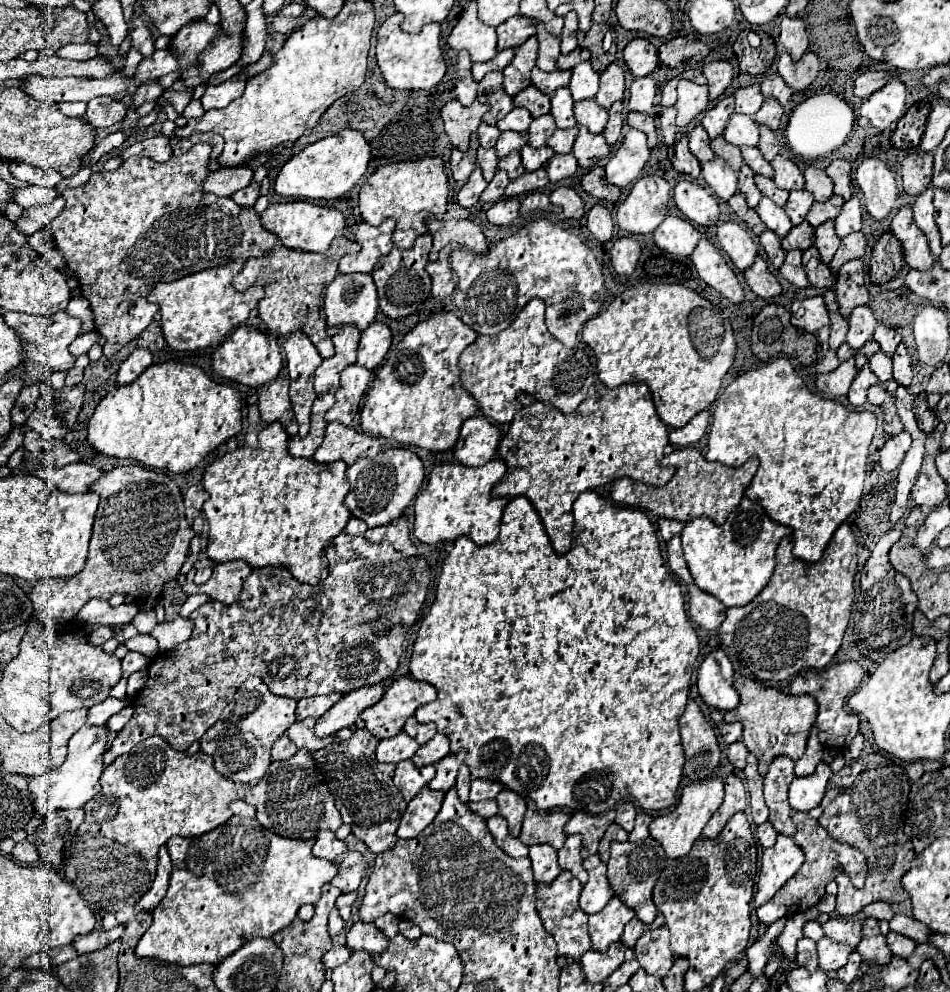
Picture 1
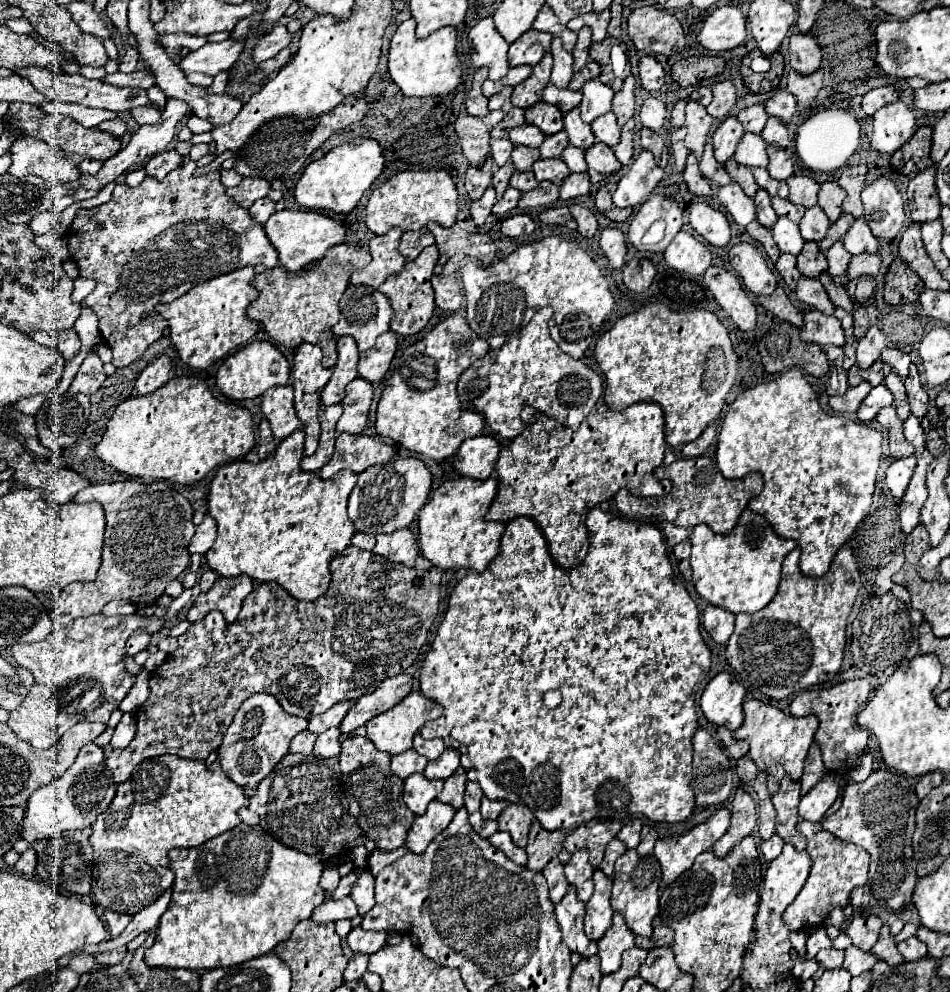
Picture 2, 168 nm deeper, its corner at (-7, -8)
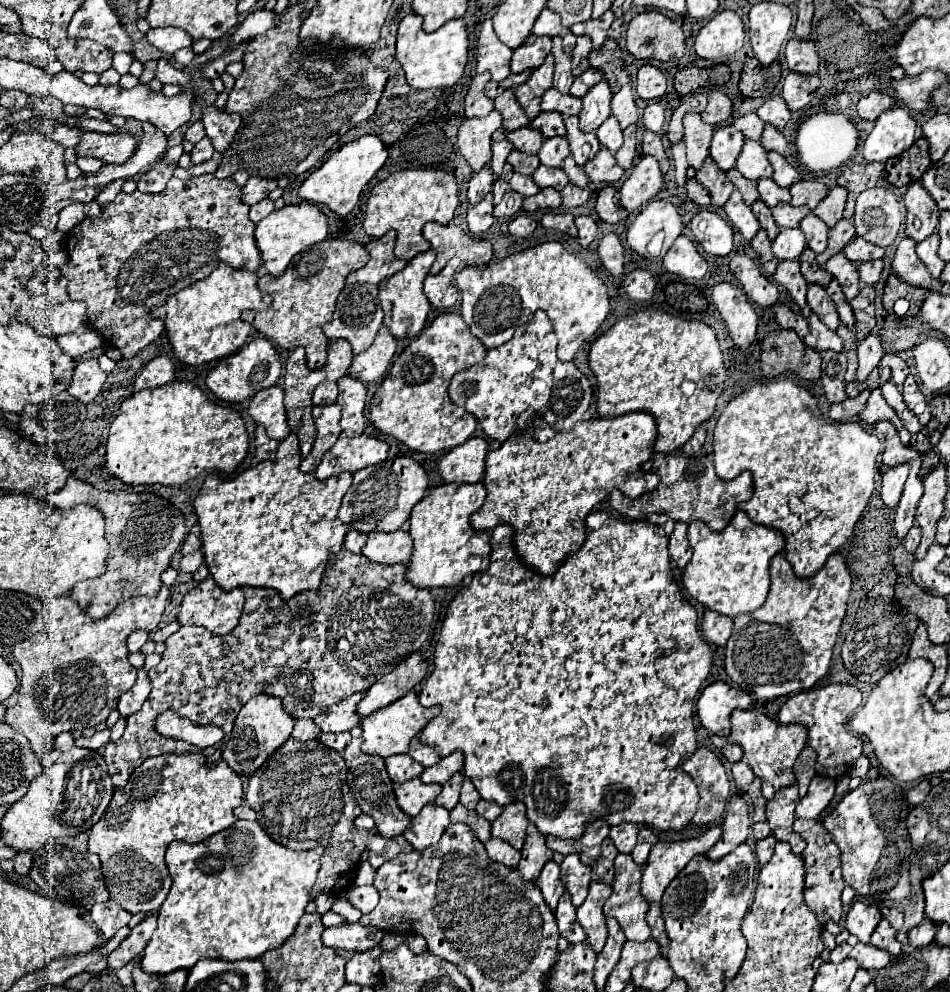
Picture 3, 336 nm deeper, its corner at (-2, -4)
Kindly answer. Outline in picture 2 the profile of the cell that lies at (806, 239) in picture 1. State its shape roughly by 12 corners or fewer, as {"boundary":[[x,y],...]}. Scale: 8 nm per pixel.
{"boundary":[[804,243],[798,271],[804,277],[820,277],[828,269],[818,245]]}

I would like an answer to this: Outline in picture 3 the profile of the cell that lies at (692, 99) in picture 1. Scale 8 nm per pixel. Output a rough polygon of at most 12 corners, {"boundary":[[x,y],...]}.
{"boundary":[[699,113],[683,117],[687,161],[699,169],[709,155],[715,127]]}

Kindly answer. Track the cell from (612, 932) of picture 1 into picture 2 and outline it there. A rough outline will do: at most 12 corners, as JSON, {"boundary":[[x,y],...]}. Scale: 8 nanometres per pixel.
{"boundary":[[614,913],[612,929],[598,941],[602,973],[622,965],[634,947],[634,933]]}

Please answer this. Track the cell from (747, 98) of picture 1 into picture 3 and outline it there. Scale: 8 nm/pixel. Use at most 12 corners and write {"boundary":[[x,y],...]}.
{"boundary":[[757,113],[733,119],[733,127],[749,139],[759,139],[763,121]]}

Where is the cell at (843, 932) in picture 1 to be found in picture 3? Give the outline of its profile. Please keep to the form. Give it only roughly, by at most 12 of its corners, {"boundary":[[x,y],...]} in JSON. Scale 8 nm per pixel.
{"boundary":[[855,901],[845,929],[861,943],[869,937],[881,913],[875,903]]}

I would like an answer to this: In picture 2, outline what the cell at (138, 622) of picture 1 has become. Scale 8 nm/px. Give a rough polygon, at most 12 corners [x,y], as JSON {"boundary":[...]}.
{"boundary":[[163,618],[52,621],[14,645],[34,687],[10,729],[48,749],[72,725],[108,723],[136,677],[124,665],[136,629]]}

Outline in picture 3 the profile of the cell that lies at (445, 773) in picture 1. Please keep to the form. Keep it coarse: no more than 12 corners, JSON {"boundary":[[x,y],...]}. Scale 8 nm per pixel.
{"boundary":[[455,773],[435,805],[453,809],[459,803],[463,773]]}

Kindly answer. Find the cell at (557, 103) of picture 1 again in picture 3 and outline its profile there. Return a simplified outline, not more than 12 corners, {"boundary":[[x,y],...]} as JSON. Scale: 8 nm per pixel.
{"boundary":[[567,117],[567,141],[577,165],[601,147],[595,133],[583,133],[579,119]]}

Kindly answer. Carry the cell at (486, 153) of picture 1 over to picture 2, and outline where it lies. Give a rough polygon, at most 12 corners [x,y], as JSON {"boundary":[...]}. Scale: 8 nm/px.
{"boundary":[[508,161],[492,175],[498,199],[510,183],[514,165]]}

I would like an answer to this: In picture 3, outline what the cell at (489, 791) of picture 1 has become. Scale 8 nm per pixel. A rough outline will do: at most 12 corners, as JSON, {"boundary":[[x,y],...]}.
{"boundary":[[481,799],[475,811],[487,821],[501,813],[495,801]]}

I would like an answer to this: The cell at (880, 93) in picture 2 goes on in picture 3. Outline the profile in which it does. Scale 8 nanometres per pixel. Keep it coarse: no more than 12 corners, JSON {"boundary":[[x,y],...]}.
{"boundary":[[881,91],[859,99],[861,119],[875,121],[895,101]]}

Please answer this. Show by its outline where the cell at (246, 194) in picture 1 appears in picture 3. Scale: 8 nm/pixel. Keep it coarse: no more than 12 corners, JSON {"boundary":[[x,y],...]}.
{"boundary":[[271,199],[251,205],[249,219],[259,223],[275,207]]}

